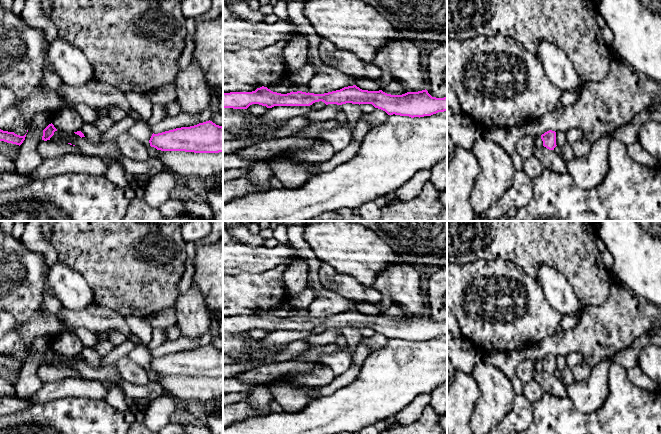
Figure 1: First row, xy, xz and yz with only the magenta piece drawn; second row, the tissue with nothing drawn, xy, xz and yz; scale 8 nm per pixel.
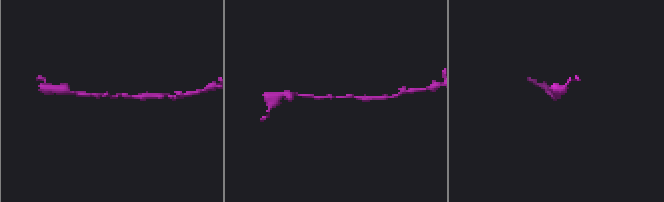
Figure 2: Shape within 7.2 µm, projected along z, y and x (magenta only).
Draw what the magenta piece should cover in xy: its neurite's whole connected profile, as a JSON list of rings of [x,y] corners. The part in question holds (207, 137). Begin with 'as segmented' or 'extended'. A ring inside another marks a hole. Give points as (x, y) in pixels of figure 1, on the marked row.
as segmented; [[[209,120],[190,127],[153,133],[149,143],[161,151],[219,153],[223,152],[223,127]]]

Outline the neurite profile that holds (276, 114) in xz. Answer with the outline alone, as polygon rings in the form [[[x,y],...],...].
[[[274,106],[268,108],[268,111],[263,115],[265,122],[262,126],[257,126],[249,133],[253,136],[263,136],[267,133],[274,132],[275,123],[288,121],[291,118],[305,114],[309,109],[306,106]]]

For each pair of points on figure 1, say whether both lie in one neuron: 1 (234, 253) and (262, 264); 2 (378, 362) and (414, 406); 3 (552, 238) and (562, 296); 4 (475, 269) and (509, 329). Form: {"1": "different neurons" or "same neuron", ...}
{"1": "same neuron", "2": "different neurons", "3": "different neurons", "4": "same neuron"}

